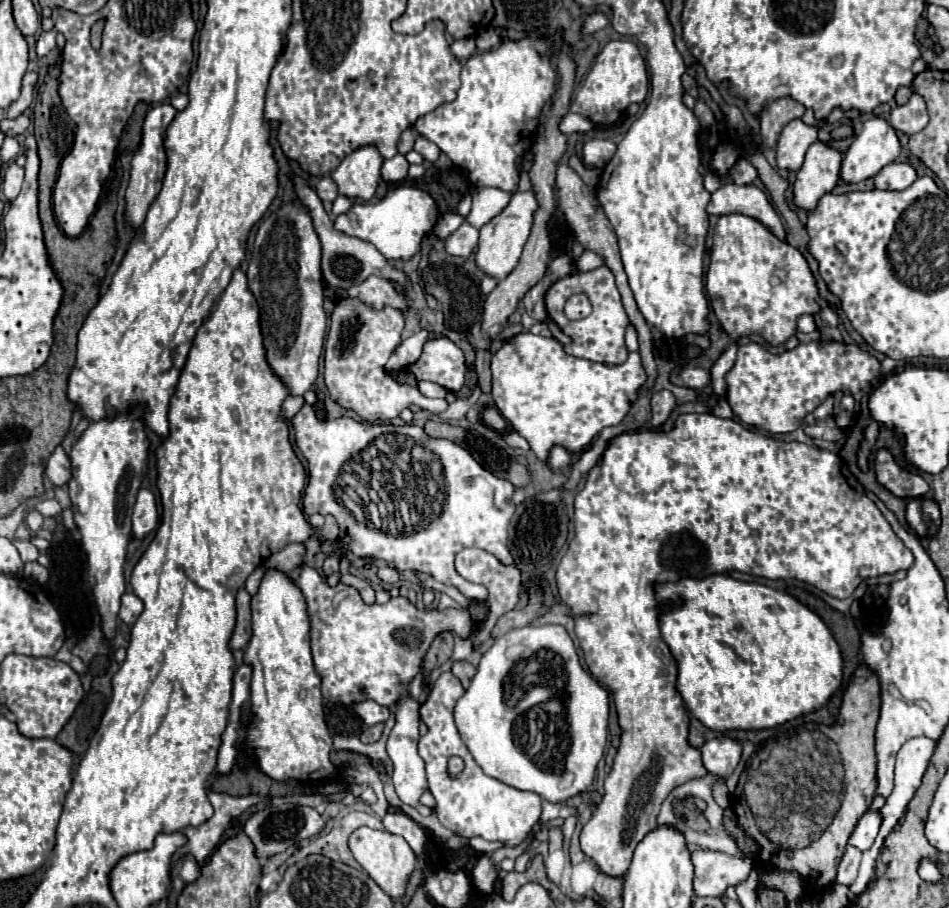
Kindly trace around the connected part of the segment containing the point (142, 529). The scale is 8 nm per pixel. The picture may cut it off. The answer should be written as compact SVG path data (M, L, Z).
M142 488L138 492L138 500L134 506L132 514L132 534L136 538L144 538L148 532L152 532L158 526L158 508L156 508L156 498L150 490Z

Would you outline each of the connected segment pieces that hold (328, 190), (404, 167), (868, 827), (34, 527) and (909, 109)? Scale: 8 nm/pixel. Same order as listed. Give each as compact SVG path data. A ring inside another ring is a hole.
M324 176L318 184L316 184L316 194L320 196L322 202L334 202L338 196L338 186L330 176Z
M396 154L394 158L386 160L382 166L382 178L390 184L396 184L408 176L408 160L402 154Z
M866 812L860 818L854 834L850 836L850 844L856 846L856 848L860 848L862 852L868 850L874 844L876 836L878 836L880 824L882 824L882 814L880 812Z
M30 510L30 512L26 514L26 524L28 524L28 528L30 528L32 532L42 530L42 520L44 520L44 516L42 516L38 510Z
M912 94L912 98L904 106L896 106L890 112L890 124L908 136L920 132L928 124L926 102L922 100L922 96Z

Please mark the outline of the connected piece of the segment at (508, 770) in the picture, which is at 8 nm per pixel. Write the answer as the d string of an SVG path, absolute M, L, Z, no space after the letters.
M524 626L524 628L514 628L508 634L504 634L502 638L494 640L494 644L482 654L478 672L472 678L470 688L466 690L466 694L458 700L458 704L454 708L454 718L456 718L456 726L460 730L464 744L468 746L468 750L472 752L476 764L484 770L484 774L488 774L488 776L492 776L492 778L496 778L496 780L500 780L512 788L536 792L544 800L558 804L558 802L566 802L568 798L572 798L576 794L582 794L594 782L596 766L598 766L600 758L604 756L604 746L608 740L608 692L598 680L594 680L580 666L574 642L562 626Z

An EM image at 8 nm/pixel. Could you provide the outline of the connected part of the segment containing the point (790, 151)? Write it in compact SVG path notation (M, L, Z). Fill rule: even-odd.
M792 120L786 124L778 138L776 146L776 166L784 170L800 170L804 162L804 154L818 140L818 130L814 126L806 126L802 120Z

